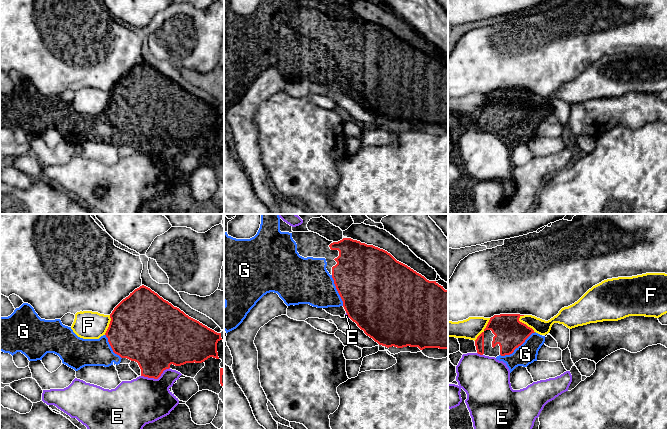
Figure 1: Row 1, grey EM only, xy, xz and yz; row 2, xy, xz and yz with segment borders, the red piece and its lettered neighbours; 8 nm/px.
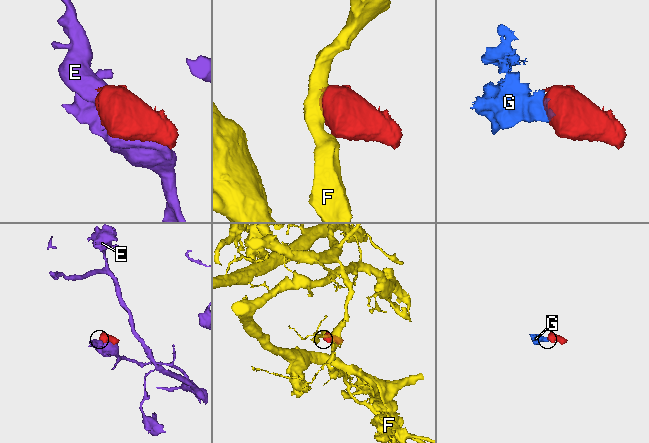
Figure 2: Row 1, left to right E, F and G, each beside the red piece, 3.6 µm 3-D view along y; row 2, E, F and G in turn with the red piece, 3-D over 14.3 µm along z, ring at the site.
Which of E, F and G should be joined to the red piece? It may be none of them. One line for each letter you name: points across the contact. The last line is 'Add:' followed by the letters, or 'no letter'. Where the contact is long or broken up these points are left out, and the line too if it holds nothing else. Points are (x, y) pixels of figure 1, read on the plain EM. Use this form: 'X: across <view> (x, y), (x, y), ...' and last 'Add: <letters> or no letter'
Add: G

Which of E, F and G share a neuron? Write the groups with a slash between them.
E / F / G

